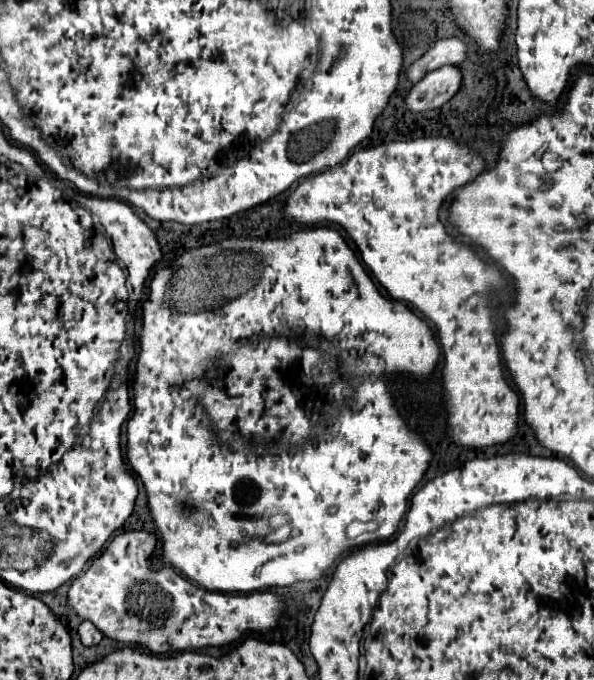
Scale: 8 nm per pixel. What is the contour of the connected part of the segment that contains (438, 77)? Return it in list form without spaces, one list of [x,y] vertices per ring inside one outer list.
[[[442,66],[426,74],[406,96],[406,108],[424,112],[446,104],[462,86],[462,70],[458,66]]]

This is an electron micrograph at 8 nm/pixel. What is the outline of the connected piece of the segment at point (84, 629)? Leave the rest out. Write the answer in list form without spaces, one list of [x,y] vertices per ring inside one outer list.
[[[84,620],[84,622],[80,624],[78,632],[80,632],[80,638],[82,638],[82,644],[84,644],[84,646],[94,646],[94,644],[98,644],[98,642],[102,640],[102,636],[104,636],[104,634],[102,634],[94,624],[90,624],[88,620]]]

